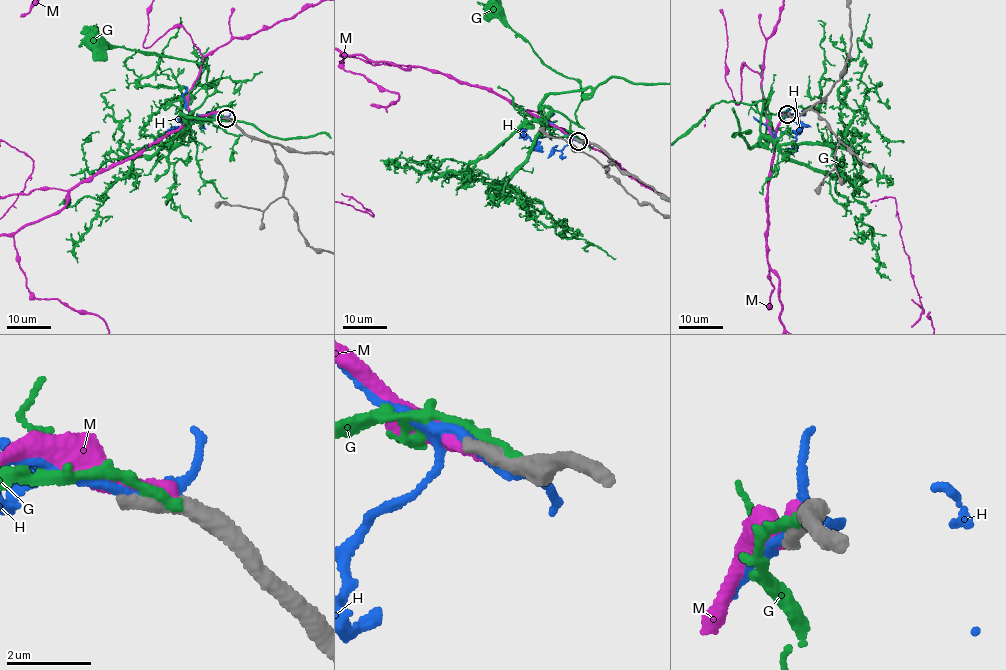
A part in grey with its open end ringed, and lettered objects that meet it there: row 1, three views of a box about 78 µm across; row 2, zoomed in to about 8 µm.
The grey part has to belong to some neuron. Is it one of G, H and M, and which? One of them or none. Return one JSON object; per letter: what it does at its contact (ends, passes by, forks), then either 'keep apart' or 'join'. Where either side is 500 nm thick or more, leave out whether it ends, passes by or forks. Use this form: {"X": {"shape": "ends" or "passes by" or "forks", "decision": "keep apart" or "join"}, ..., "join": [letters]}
{"G": {"decision": "keep apart"}, "H": {"shape": "passes by", "decision": "keep apart"}, "M": {"shape": "ends", "decision": "join"}, "join": ["M"]}

